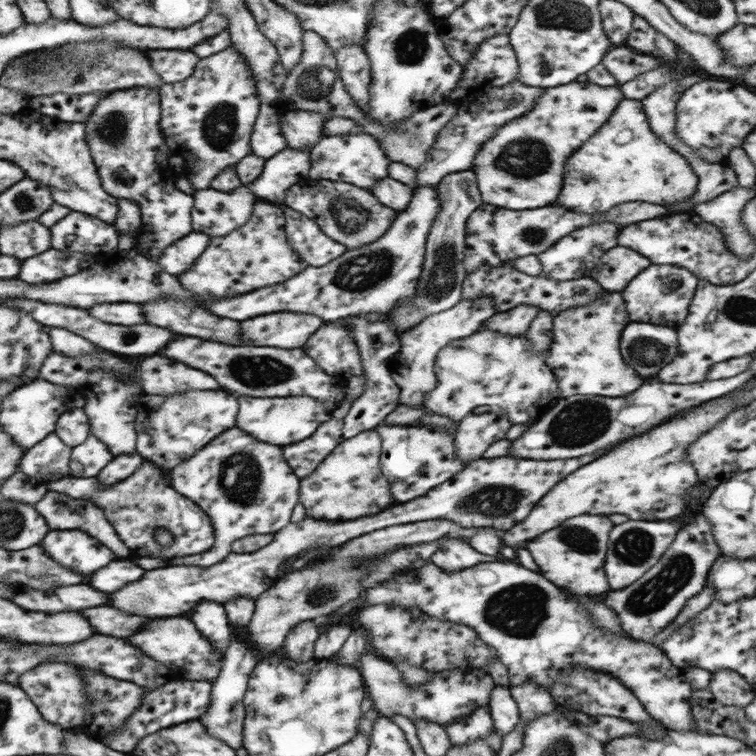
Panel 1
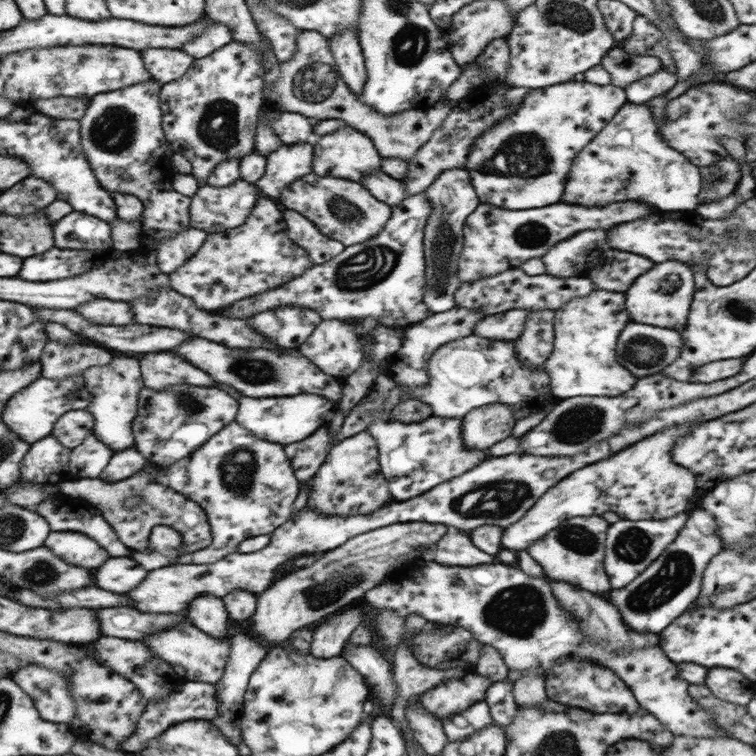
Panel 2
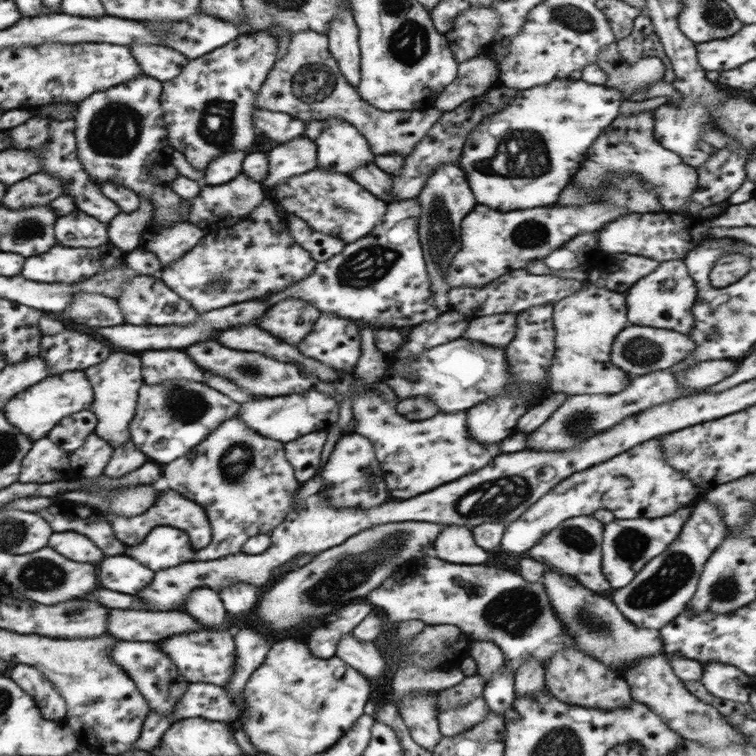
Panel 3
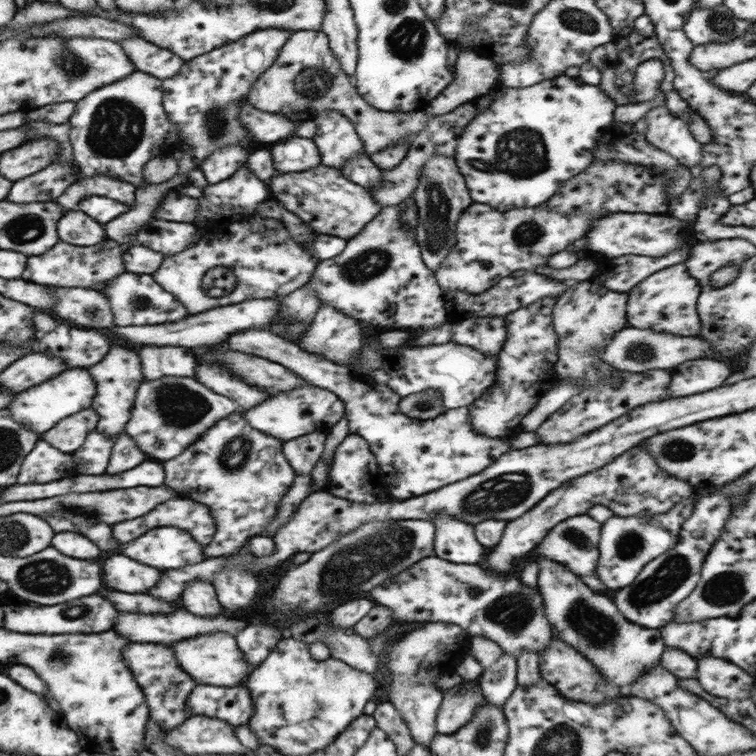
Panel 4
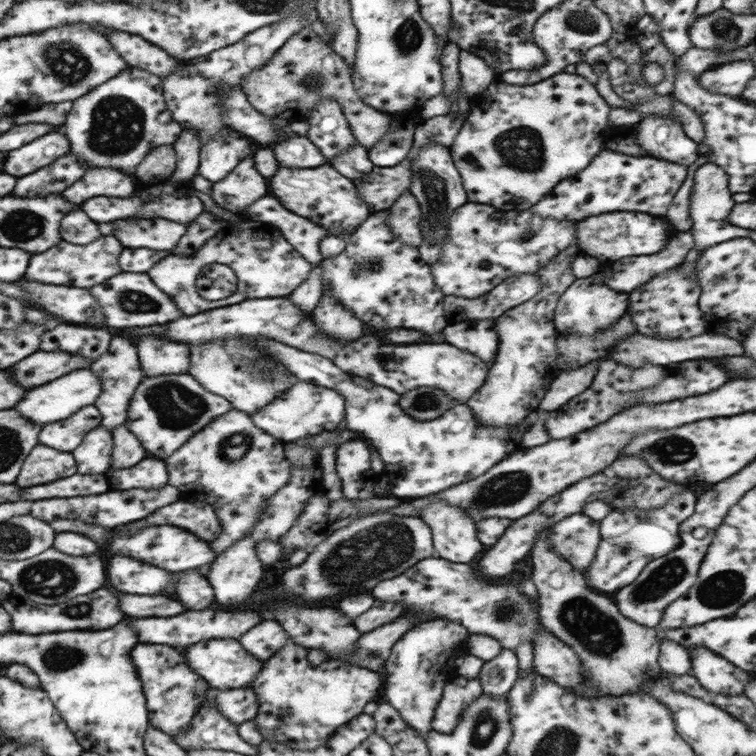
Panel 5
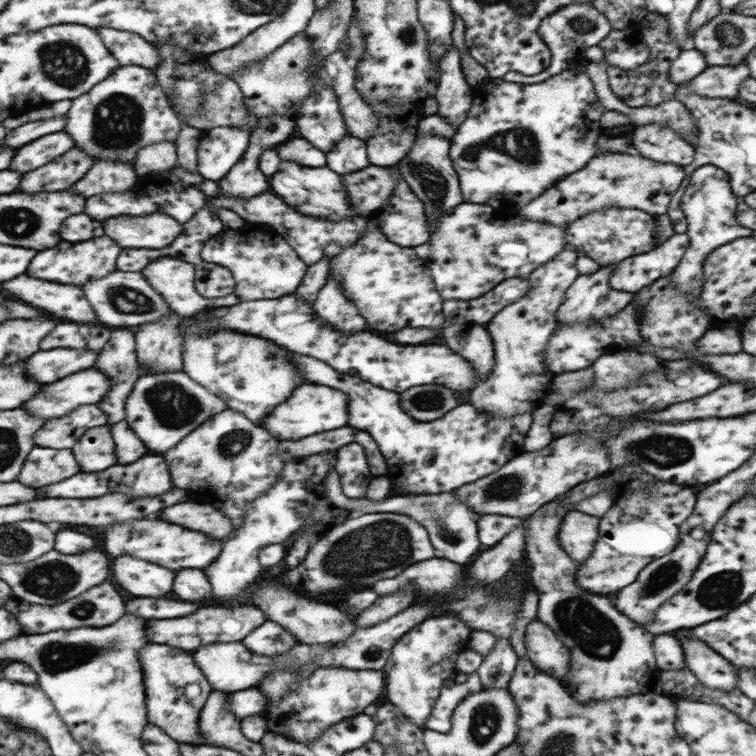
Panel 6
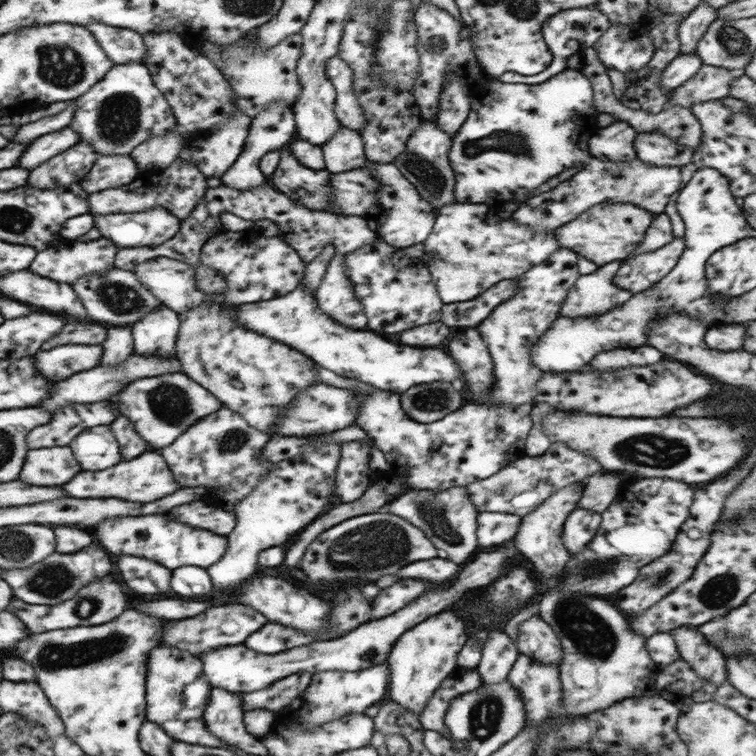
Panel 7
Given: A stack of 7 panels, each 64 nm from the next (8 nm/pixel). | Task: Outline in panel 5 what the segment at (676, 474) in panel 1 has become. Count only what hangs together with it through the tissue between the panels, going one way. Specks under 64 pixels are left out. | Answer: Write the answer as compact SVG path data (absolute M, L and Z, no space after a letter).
M632 455L618 457L606 469L566 487L562 492L554 493L554 496L544 500L534 512L530 512L530 516L514 520L502 534L502 538L488 552L484 552L474 566L479 574L487 579L507 576L514 570L516 560L524 558L532 550L534 542L544 530L568 516L581 513L582 508L592 500L604 500L612 510L623 512L632 511L634 508L654 510L666 506L668 500L672 500L676 494L682 494L684 490L686 488L682 484L668 481L652 471L644 459Z

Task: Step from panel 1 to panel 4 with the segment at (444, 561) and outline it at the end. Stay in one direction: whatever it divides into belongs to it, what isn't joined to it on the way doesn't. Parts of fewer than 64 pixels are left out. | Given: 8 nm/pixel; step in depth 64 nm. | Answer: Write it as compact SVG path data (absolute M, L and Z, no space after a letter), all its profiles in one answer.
M438 516L434 552L442 560L456 564L479 565L486 557L486 548L476 542L474 528L470 524L452 520L448 516Z

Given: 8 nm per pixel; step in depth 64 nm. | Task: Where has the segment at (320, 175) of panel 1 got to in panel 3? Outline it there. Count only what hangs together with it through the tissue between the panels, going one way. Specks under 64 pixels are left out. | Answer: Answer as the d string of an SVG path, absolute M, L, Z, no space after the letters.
M336 116L322 121L326 128L314 139L317 168L322 172L350 175L358 167L375 164L370 143L357 128Z

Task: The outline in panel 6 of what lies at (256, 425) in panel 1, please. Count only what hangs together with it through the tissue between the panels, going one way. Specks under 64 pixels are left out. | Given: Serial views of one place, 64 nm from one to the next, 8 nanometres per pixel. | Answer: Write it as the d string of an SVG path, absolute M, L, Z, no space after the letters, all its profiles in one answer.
M300 384L290 393L288 400L282 401L262 419L262 428L279 440L294 441L346 426L349 418L348 396L344 392L326 386Z

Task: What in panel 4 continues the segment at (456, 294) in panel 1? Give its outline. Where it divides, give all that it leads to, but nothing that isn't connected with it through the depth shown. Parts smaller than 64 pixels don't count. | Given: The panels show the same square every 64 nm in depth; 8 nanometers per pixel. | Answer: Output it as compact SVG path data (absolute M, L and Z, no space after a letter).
M435 155L426 164L426 167L422 168L420 182L418 182L412 198L418 206L417 243L426 266L434 273L448 258L448 254L454 250L456 222L458 222L460 214L473 203L464 175L458 170L454 158Z

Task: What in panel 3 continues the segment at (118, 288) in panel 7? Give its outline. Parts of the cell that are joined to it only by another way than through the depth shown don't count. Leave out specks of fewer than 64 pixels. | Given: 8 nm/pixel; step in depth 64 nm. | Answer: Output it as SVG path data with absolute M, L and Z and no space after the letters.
M138 275L130 280L126 280L122 284L122 294L116 299L126 323L132 322L136 325L168 325L178 324L178 326L186 326L192 324L200 318L198 312L194 312L194 308L190 308L190 304L184 298L180 298L179 294L168 288L164 281L156 281L152 275Z

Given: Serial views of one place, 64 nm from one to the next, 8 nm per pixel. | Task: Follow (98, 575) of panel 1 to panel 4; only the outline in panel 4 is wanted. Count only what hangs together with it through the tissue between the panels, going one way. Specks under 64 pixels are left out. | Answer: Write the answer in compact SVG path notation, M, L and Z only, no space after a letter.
M122 554L110 556L104 564L106 564L106 586L118 592L142 594L148 592L160 578L160 570L140 564Z

